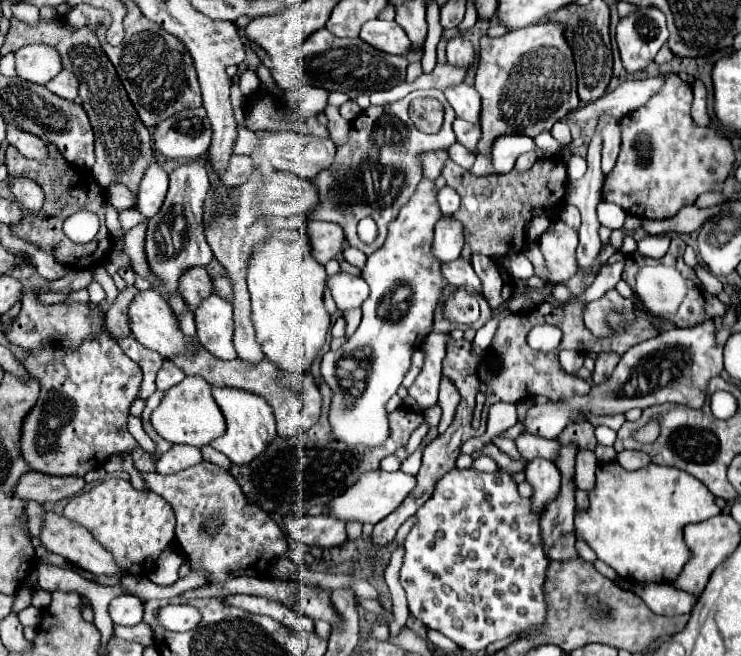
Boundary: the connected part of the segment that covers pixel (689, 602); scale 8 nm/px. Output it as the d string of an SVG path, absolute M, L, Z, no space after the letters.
M631 583L629 585L635 595L639 595L647 607L665 617L677 617L683 613L691 613L697 599L685 591L677 591L669 583Z

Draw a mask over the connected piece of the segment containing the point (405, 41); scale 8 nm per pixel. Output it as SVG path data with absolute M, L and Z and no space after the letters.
M383 19L367 21L361 27L359 37L365 43L377 47L379 51L393 53L393 55L403 55L409 49L409 45L411 45L411 41L405 35L401 25L397 25L395 21L383 21Z

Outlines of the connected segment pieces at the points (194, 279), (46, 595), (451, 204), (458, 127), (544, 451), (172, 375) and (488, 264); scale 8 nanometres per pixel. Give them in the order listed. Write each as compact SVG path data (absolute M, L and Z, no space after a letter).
M205 267L185 269L179 277L179 293L191 307L201 303L205 295L211 295L211 279L207 275L207 269Z
M37 589L37 591L35 591L35 595L33 595L31 605L39 607L39 609L47 609L47 607L51 605L51 593L49 593L49 591L45 591L45 589Z
M443 187L437 193L437 201L439 201L439 209L443 215L453 215L459 209L459 195L451 189L451 187Z
M457 117L457 119L453 121L453 131L455 131L455 135L457 135L457 141L459 141L461 145L465 145L465 147L473 153L473 147L477 145L477 139L481 137L479 125L469 123L469 121Z
M521 433L521 435L515 439L515 443L517 443L517 449L519 449L521 457L527 459L527 461L537 459L537 457L555 461L555 457L557 457L557 447L559 447L559 443L557 443L557 441L543 439L543 437L533 435L533 433L529 433L529 435L523 435L523 433Z
M165 361L163 367L157 373L157 389L159 391L167 391L173 385L181 383L183 379L185 379L185 373L179 367L175 367L171 361Z
M473 255L471 265L473 265L477 277L481 279L483 295L485 295L489 307L491 309L501 307L507 299L507 297L503 297L503 289L505 289L507 281L503 281L499 265L491 257L485 257L485 255Z

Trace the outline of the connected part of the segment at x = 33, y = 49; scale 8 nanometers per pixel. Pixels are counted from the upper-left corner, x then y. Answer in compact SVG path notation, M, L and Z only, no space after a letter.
M25 45L15 53L17 75L25 81L45 85L61 71L61 59L49 45Z

